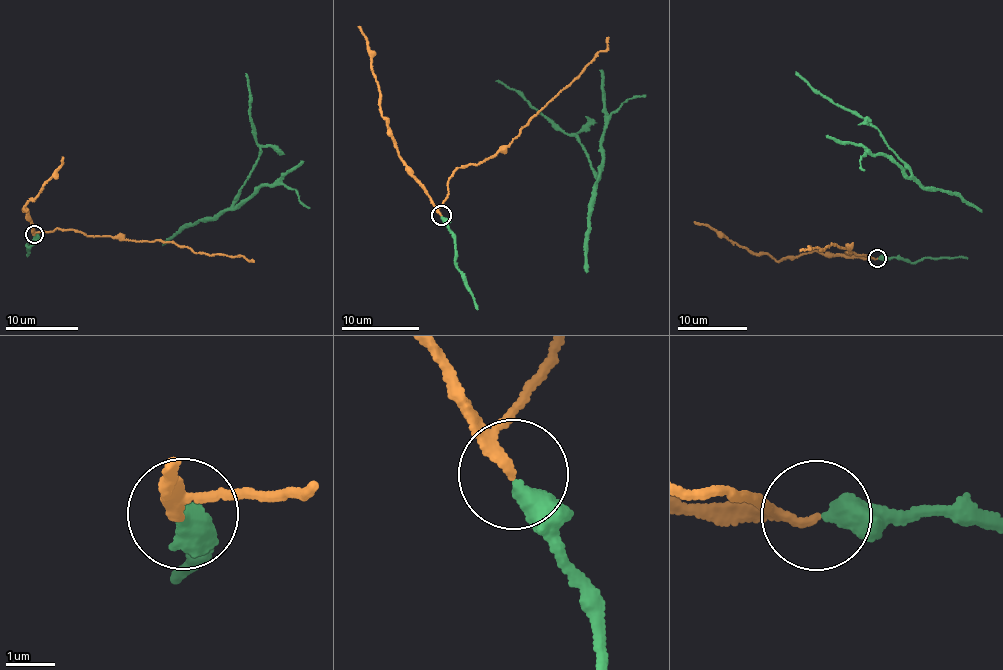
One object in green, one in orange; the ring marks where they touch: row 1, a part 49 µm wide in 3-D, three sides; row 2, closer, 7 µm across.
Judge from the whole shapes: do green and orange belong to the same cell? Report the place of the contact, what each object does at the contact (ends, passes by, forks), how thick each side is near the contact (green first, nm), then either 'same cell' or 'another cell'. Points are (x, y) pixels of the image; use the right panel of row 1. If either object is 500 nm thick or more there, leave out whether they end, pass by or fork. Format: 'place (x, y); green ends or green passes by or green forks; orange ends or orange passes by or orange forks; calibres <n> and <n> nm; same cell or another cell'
place (877, 258); green ends; orange passes by; calibres 440 and 140 nm; same cell

